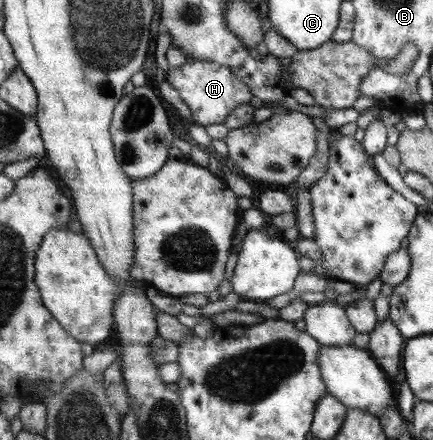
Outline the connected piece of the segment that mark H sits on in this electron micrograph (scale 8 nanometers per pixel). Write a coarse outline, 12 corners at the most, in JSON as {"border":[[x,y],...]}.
{"border":[[182,64],[159,76],[192,120],[220,124],[250,104],[250,88],[225,67]]}

